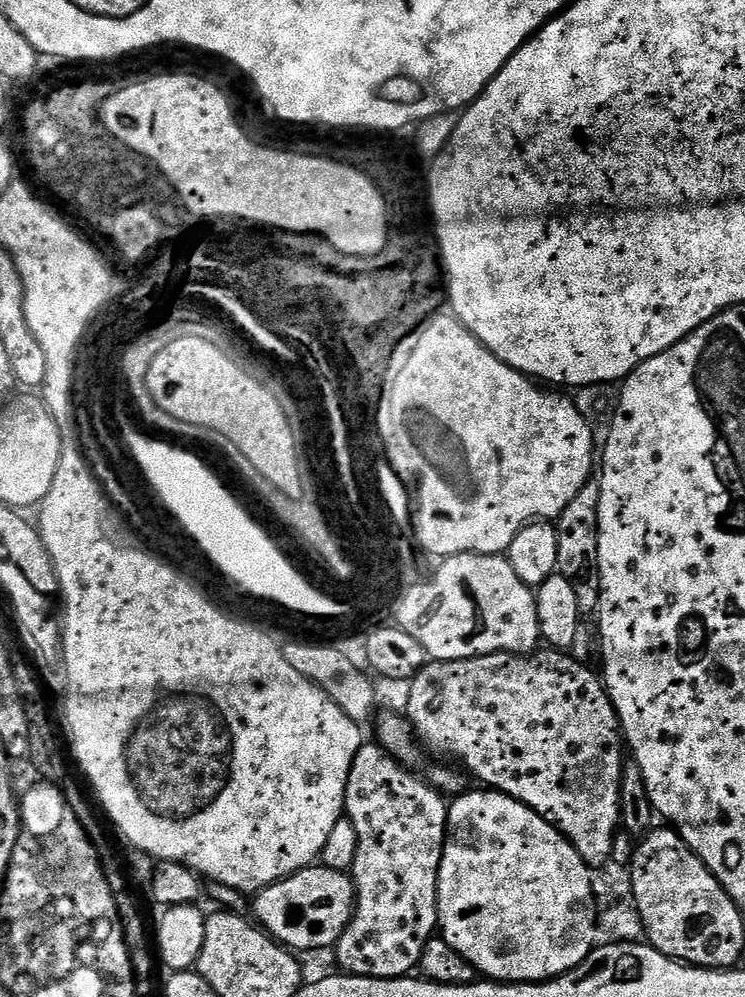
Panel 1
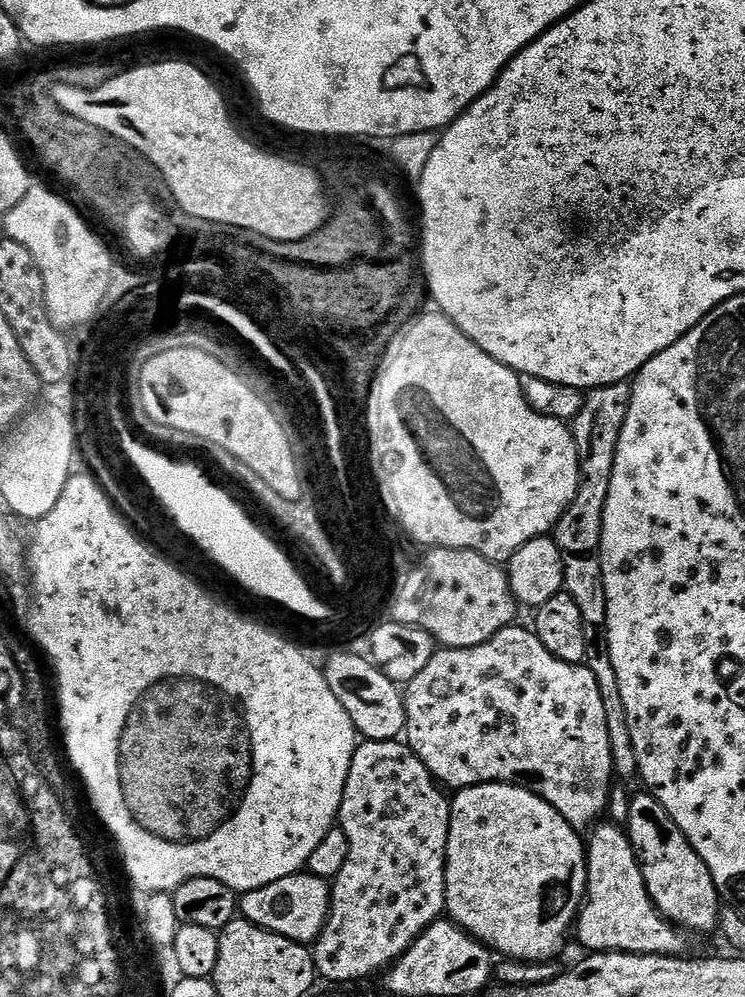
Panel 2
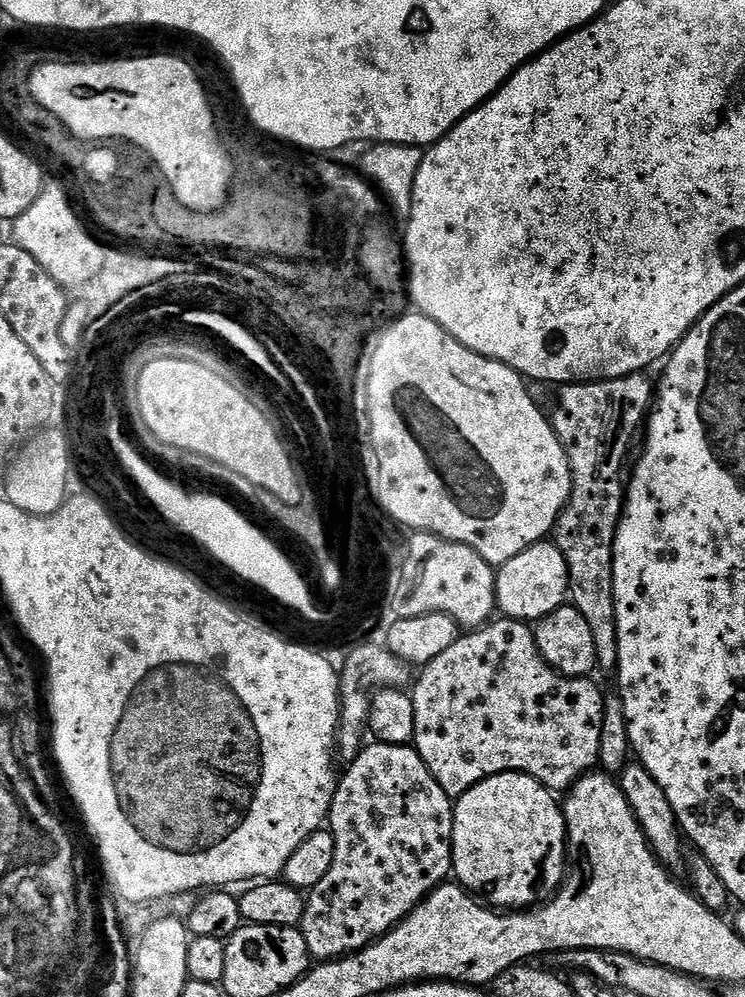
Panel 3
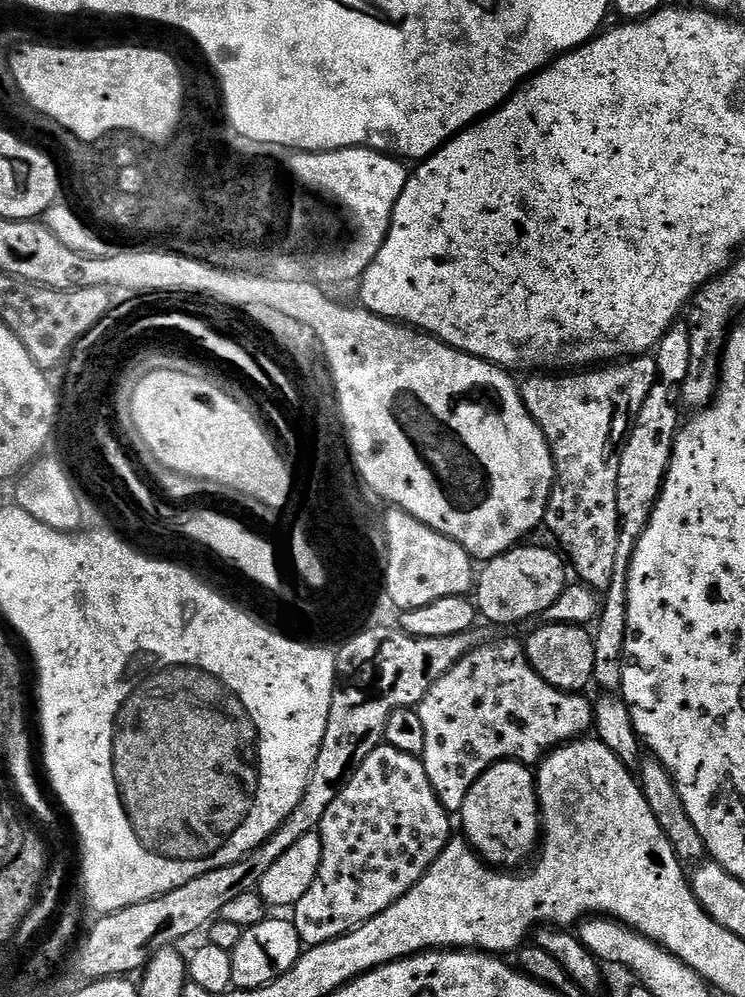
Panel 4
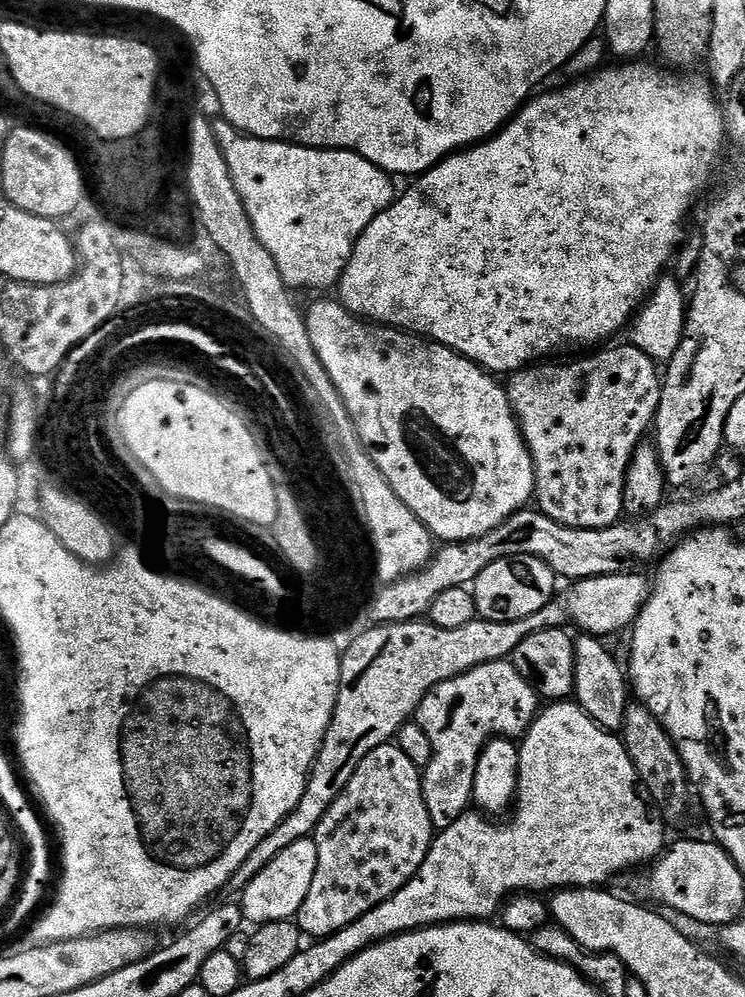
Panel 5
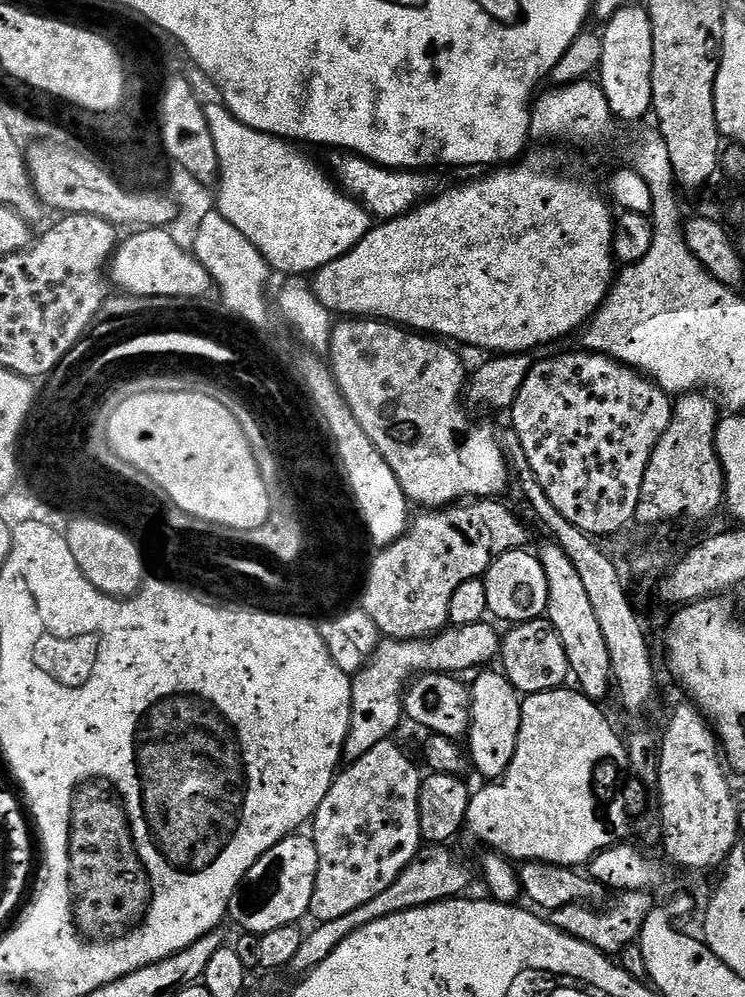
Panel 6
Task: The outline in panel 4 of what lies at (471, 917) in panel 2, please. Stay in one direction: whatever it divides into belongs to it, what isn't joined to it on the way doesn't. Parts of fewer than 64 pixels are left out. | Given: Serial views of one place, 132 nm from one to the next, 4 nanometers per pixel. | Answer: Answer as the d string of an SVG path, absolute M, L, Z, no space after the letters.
M517 760L493 764L476 779L466 794L458 819L464 823L463 835L468 843L485 862L501 870L519 869L520 863L537 851L542 839L540 802L536 798L533 769Z

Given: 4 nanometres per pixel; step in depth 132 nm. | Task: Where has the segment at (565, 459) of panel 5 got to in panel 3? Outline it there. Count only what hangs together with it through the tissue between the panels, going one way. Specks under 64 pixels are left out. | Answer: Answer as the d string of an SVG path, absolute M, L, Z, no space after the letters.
M643 371L613 380L565 384L559 389L556 409L550 412L552 429L558 442L562 442L572 475L570 498L558 514L550 540L562 550L562 558L566 558L570 604L590 626L596 662L601 669L615 669L618 662L612 555L626 495L620 471L636 436L636 427L645 423L654 400L654 380L648 375Z

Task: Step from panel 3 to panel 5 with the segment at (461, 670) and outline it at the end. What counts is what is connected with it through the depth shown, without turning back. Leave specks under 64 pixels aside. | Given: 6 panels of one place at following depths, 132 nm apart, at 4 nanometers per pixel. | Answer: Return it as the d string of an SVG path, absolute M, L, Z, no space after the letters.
M511 659L486 662L428 691L416 709L414 720L426 730L432 747L432 757L422 769L422 779L424 801L426 810L430 810L433 829L450 826L463 812L469 811L478 758L488 741L493 738L519 741L535 722L541 708L542 697L522 674L518 674Z

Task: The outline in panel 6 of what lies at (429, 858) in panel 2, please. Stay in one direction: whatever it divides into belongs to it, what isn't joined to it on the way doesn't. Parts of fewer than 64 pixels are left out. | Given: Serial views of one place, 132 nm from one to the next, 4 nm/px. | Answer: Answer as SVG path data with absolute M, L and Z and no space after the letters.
M391 739L378 742L374 750L351 761L348 769L345 767L332 781L326 798L322 798L322 806L318 806L316 815L310 821L310 835L318 850L318 874L308 907L313 921L334 922L334 918L343 918L350 914L350 910L358 910L358 906L370 902L370 898L388 889L394 883L394 878L398 878L398 874L410 866L421 850L418 798L422 772L418 764L416 769L415 762L392 743Z

